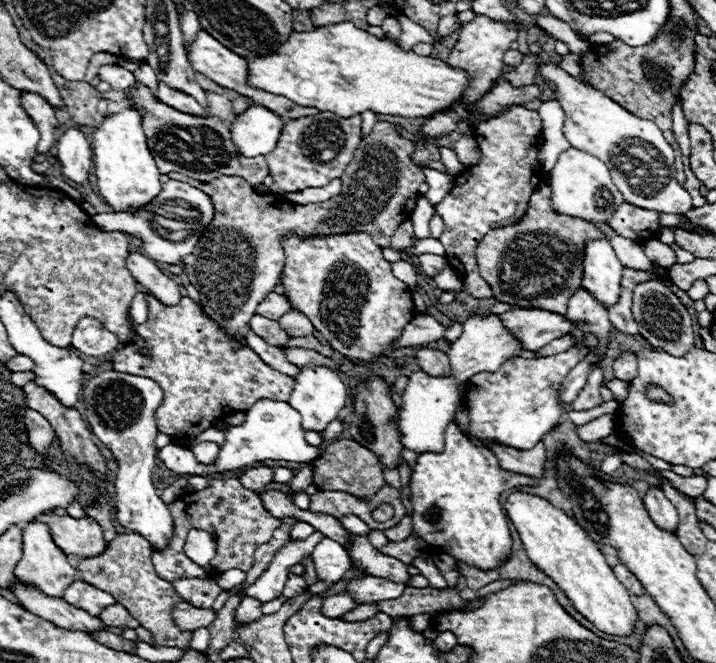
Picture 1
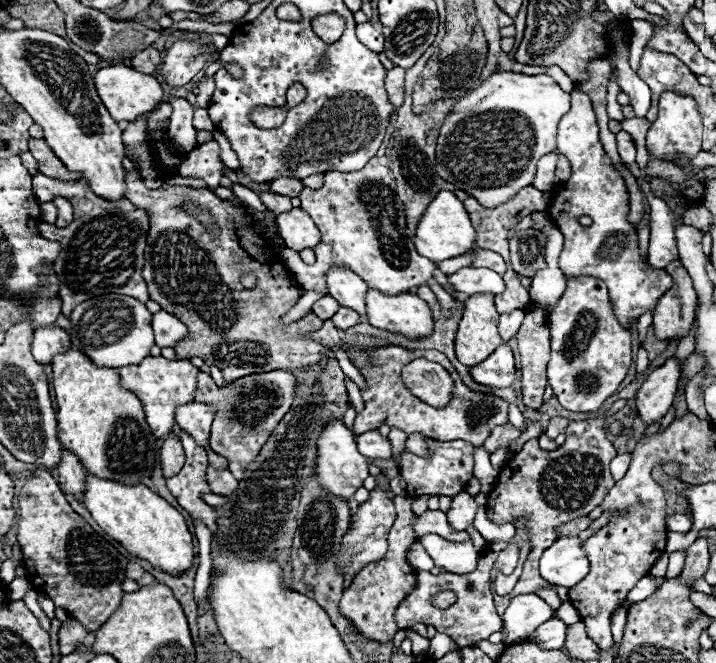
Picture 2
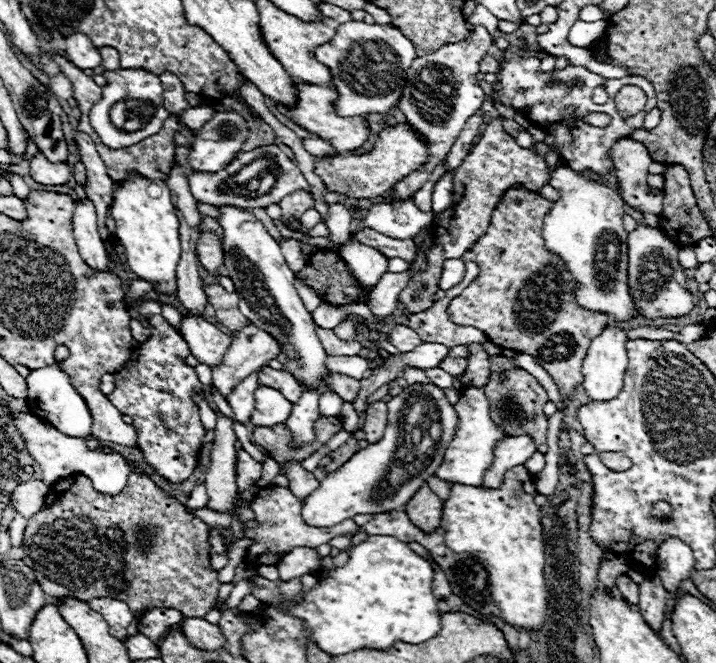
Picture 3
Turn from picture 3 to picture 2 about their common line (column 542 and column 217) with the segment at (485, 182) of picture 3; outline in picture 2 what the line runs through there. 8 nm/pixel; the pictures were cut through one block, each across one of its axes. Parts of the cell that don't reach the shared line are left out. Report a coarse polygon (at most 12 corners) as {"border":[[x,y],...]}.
{"border":[[218,142],[200,144],[184,154],[176,174],[220,186]]}

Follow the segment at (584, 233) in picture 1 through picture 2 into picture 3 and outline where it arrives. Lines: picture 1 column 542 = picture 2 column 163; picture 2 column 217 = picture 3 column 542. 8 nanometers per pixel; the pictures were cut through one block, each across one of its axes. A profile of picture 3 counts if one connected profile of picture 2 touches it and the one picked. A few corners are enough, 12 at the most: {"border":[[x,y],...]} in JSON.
{"border":[[522,186],[500,200],[464,260],[478,278],[454,324],[534,356],[562,400],[582,384],[608,324],[576,304],[546,250],[552,202]]}

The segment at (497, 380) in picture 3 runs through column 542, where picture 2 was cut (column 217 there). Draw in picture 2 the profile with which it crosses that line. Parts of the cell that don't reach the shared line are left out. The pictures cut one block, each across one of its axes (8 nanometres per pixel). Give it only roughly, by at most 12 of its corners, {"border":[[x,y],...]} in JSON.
{"border":[[286,370],[218,388],[198,374],[194,400],[218,406],[210,446],[238,480],[288,412]]}

